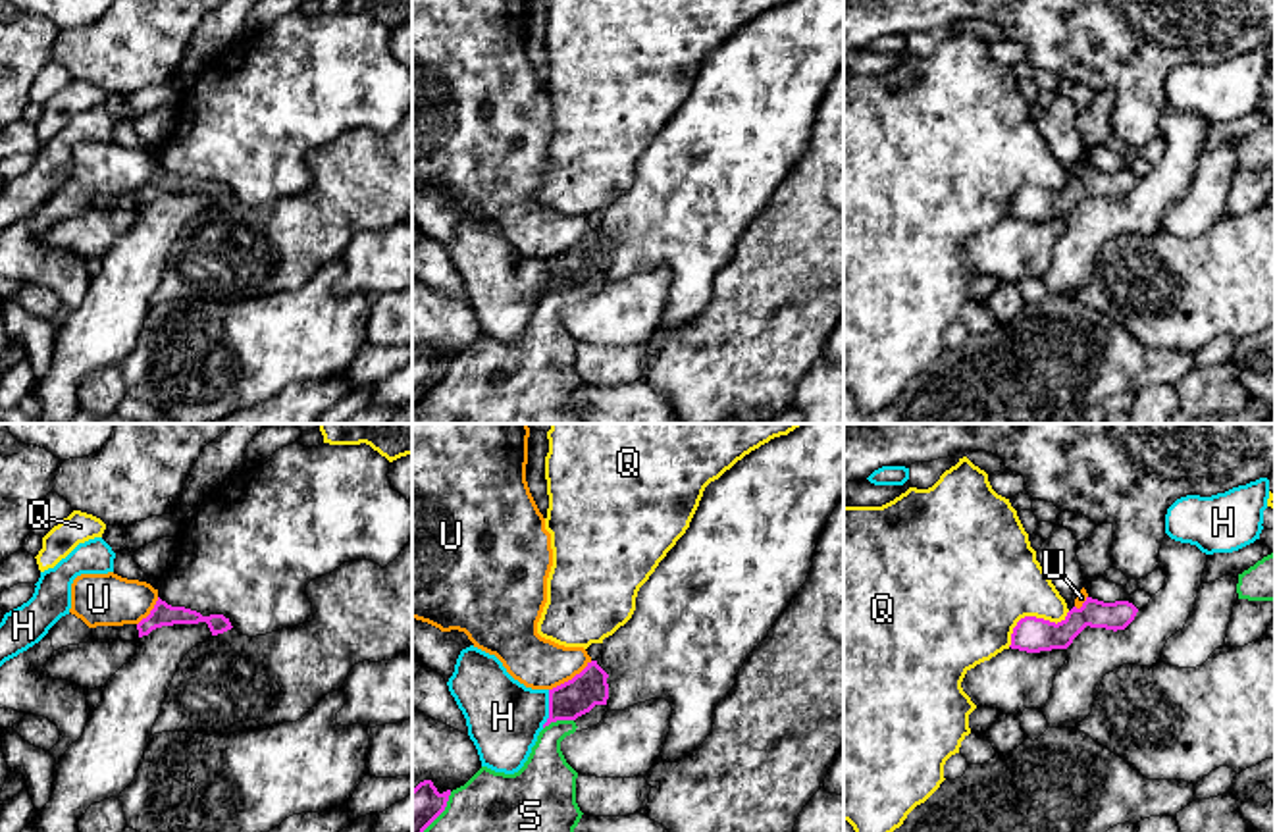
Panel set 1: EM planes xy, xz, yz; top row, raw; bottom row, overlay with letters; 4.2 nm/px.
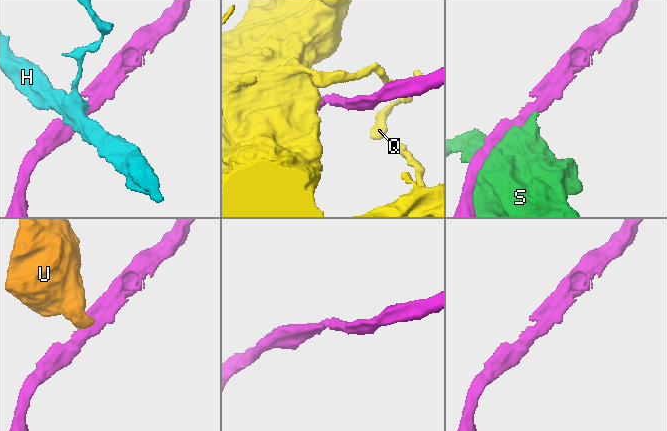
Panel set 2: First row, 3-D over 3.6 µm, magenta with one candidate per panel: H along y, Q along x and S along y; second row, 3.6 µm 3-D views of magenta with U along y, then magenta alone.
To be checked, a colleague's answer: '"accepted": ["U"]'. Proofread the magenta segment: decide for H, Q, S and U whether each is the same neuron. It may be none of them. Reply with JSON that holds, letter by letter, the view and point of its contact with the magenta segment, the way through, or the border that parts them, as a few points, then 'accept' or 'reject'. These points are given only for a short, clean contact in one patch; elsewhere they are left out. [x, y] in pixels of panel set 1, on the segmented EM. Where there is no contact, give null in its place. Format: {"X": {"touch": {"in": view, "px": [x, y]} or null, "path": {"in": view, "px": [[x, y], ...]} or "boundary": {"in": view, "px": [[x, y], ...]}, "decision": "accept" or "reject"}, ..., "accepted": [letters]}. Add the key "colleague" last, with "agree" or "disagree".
{"H": {"touch": {"in": "xz", "px": [549, 709]}, "decision": "reject"}, "Q": {"touch": {"in": "yz", "px": [1031, 617]}, "decision": "reject"}, "S": {"touch": {"in": "xz", "px": [557, 719]}, "decision": "reject"}, "U": {"touch": {"in": "xz", "px": [572, 678]}, "boundary": {"in": "xz", "px": [[592, 661], [549, 690]]}, "decision": "reject"}, "accepted": [], "colleague": "disagree"}

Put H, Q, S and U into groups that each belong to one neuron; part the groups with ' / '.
H / Q / S / U

